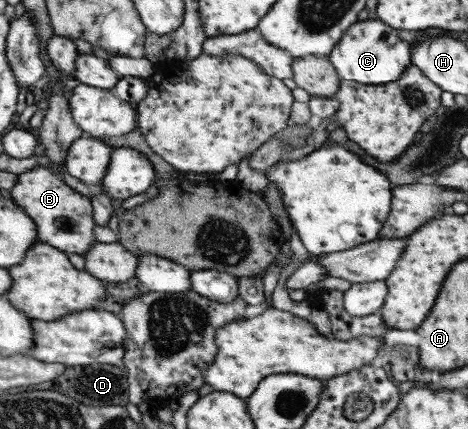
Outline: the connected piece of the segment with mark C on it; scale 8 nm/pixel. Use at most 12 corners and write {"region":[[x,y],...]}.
{"region":[[378,19],[357,20],[326,56],[341,80],[380,85],[411,46]]}

